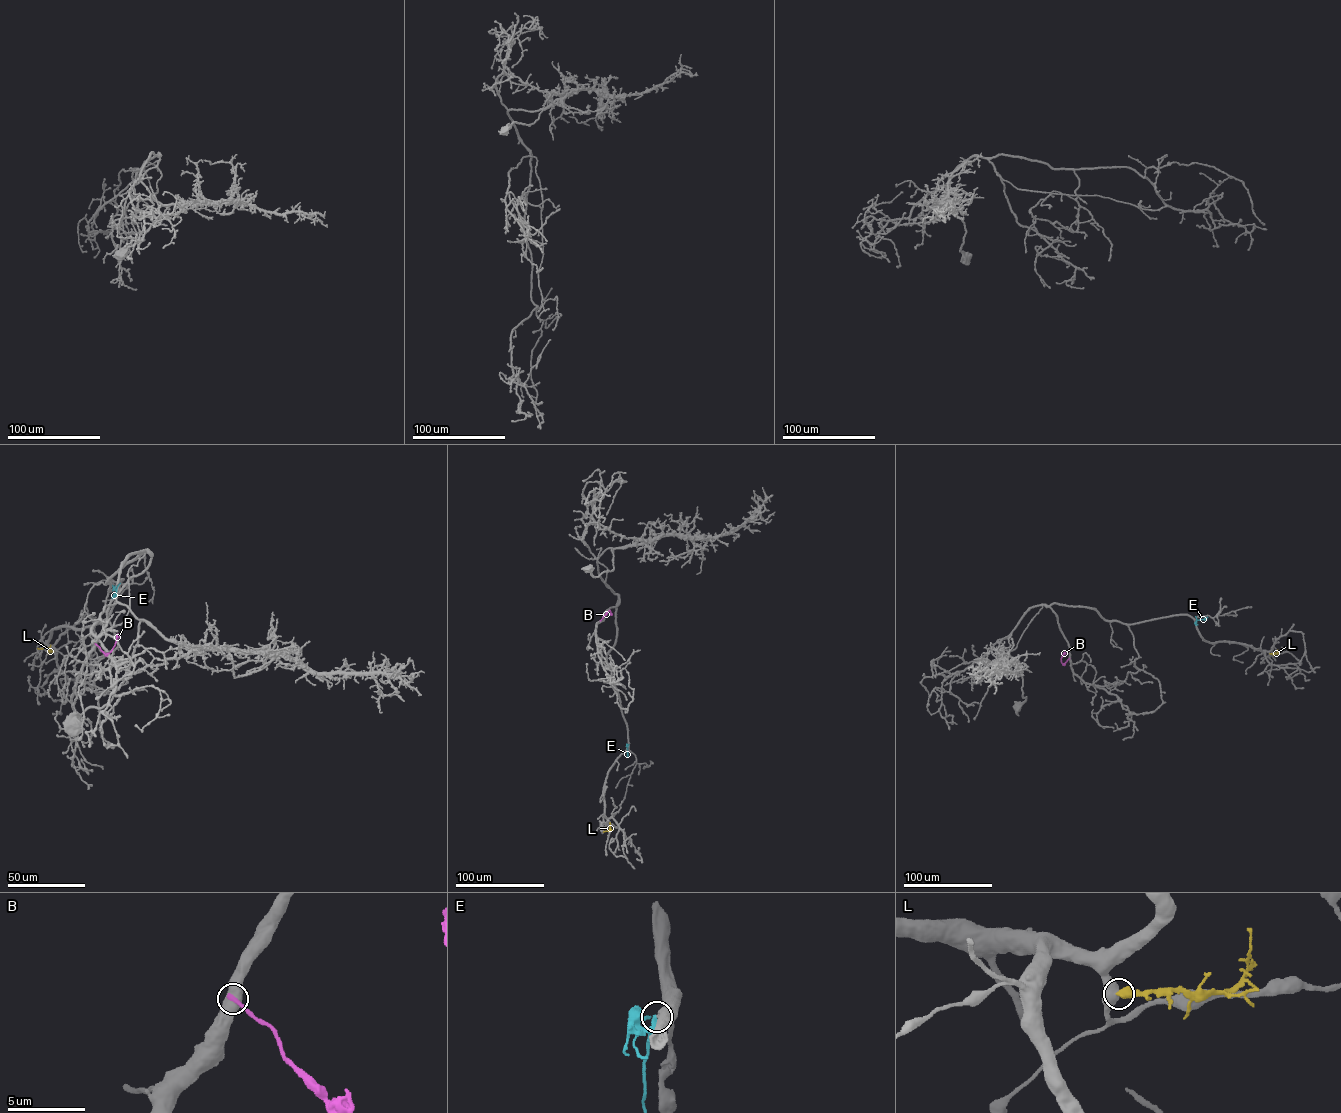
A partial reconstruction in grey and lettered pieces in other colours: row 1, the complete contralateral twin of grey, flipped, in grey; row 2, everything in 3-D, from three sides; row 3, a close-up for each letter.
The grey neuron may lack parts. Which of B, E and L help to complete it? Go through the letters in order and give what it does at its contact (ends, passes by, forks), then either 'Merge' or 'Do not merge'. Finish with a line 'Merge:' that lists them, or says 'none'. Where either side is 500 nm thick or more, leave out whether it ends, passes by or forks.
B: Do not merge
E: Do not merge
L: Do not merge
Merge: none

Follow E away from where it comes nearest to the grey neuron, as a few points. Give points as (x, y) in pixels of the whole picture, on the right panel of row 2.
E: (1195, 623), (1207, 617)

